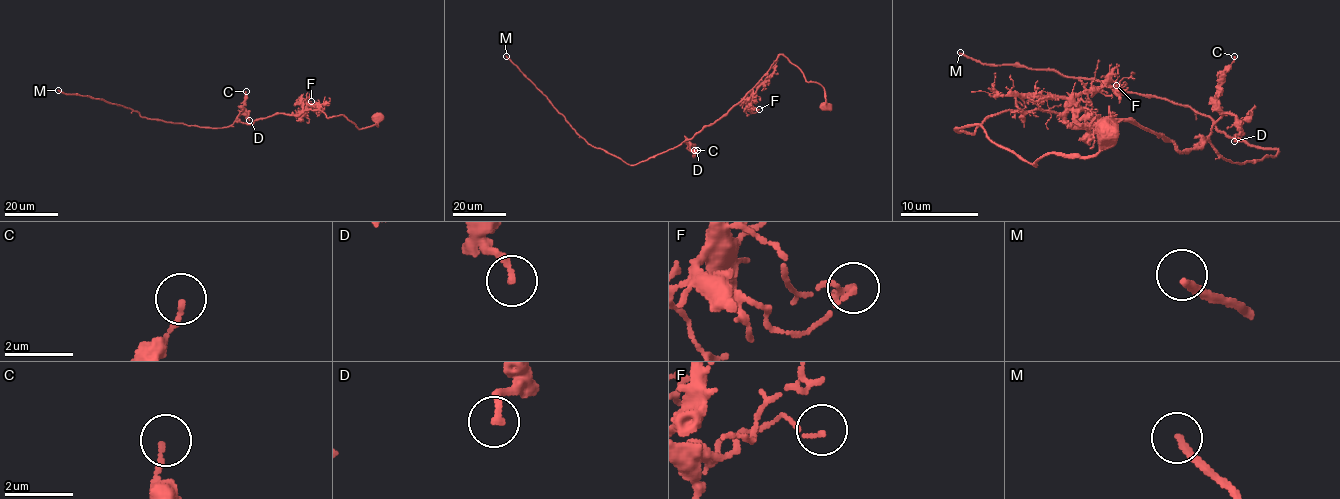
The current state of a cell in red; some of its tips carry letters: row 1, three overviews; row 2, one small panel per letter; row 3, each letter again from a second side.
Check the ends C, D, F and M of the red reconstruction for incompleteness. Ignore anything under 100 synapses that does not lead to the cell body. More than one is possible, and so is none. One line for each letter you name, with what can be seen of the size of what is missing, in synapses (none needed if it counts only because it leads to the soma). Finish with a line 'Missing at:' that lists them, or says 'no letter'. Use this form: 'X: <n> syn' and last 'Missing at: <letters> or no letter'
M: 100 syn
Missing at: M

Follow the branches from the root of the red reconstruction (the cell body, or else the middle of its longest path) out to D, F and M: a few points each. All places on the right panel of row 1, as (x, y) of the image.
D: (1106, 133), (1030, 164), (956, 129), (1053, 110), (1189, 151), (1230, 114), (1234, 141)
F: (1106, 133), (1094, 155), (1030, 164), (979, 126), (956, 129), (1009, 110), (1061, 112), (1125, 83), (1116, 85)
M: (1106, 133), (1030, 164), (956, 129), (1053, 110), (1232, 163), (1277, 153), (1182, 104), (960, 52)

